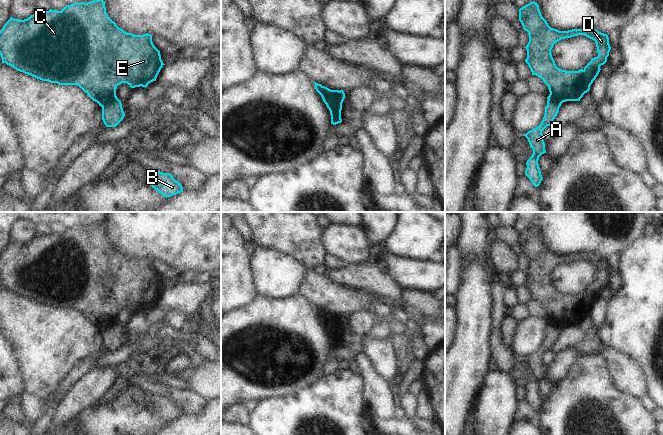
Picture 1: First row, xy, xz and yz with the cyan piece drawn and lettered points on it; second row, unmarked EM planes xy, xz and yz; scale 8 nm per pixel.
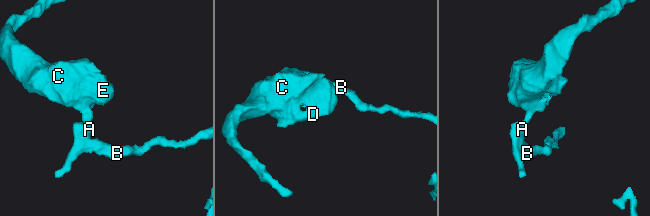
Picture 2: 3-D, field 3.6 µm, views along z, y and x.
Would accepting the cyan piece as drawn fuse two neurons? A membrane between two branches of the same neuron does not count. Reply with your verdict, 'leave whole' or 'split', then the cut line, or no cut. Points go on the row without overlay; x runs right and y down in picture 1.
split | xy (117, 322), (102, 331)

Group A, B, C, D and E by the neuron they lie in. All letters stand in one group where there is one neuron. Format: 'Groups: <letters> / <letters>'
Groups: A B / C D E

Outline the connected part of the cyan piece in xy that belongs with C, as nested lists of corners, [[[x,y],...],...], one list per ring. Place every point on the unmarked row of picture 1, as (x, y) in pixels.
[[[103,223],[66,229],[61,235],[36,235],[24,244],[10,243],[0,254],[0,279],[2,287],[17,295],[31,299],[42,305],[59,309],[77,309],[99,330],[113,327],[117,310],[127,307],[131,312],[147,311],[165,289],[160,275],[154,270],[151,258],[135,259],[127,257],[112,245],[107,237]]]

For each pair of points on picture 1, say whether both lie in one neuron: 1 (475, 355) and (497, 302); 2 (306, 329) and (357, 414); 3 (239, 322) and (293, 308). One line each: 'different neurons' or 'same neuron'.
1: different neurons
2: different neurons
3: same neuron

